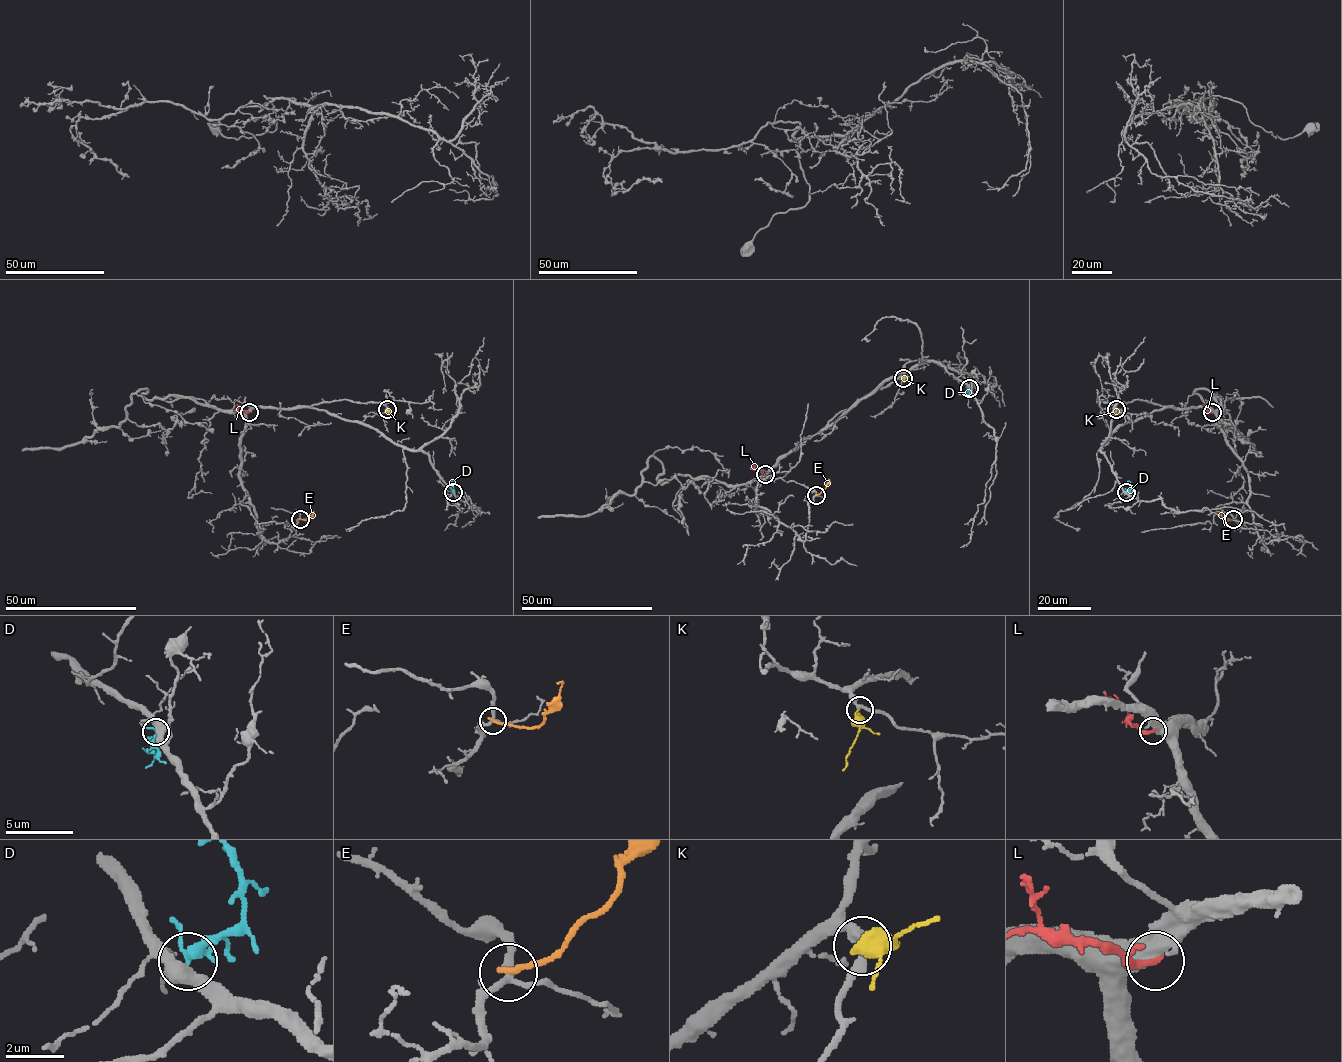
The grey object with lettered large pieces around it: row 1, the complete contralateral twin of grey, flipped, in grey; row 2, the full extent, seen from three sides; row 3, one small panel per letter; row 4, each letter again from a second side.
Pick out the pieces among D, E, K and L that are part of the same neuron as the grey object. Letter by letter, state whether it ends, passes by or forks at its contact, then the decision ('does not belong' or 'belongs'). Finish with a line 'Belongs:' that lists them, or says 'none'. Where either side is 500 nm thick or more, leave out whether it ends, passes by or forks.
D: it passes by | belongs
E: it ends | does not belong
K: it passes by | does not belong
L: it ends | does not belong
Belongs: D

